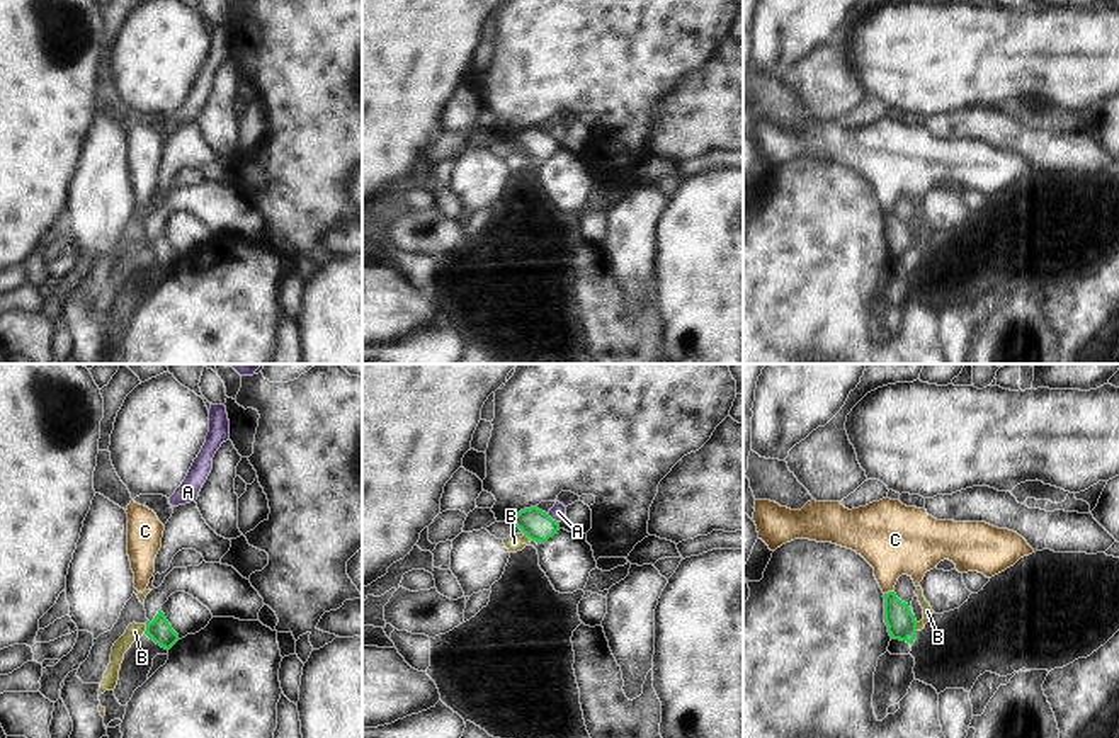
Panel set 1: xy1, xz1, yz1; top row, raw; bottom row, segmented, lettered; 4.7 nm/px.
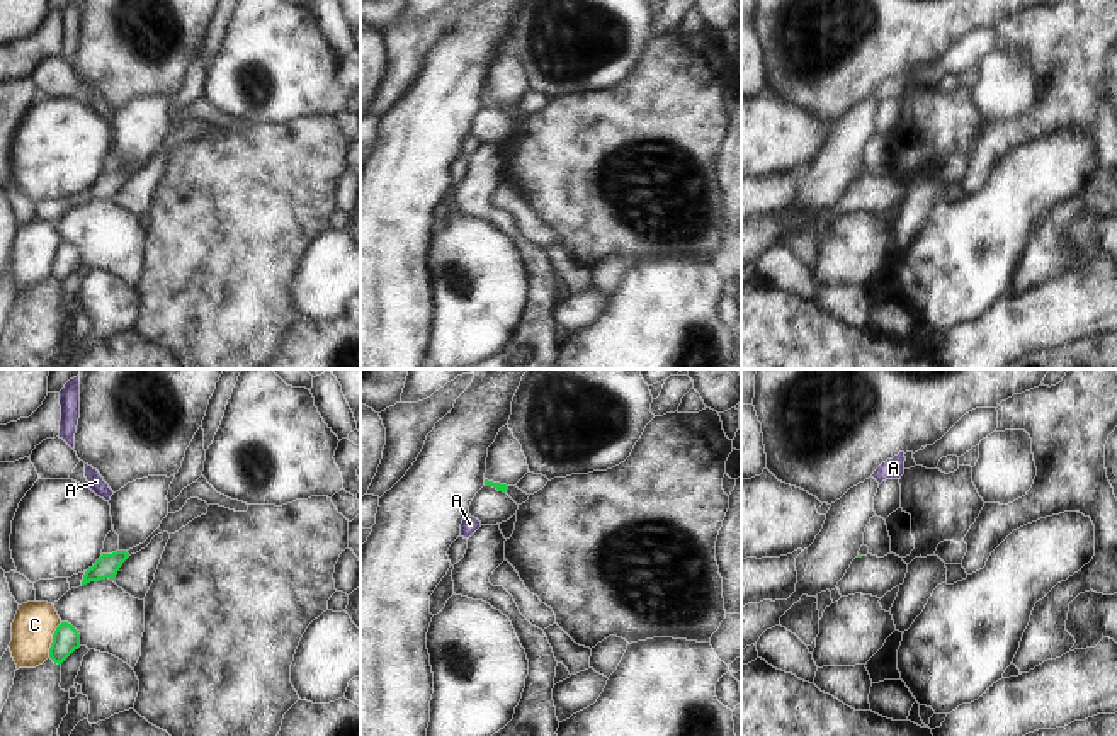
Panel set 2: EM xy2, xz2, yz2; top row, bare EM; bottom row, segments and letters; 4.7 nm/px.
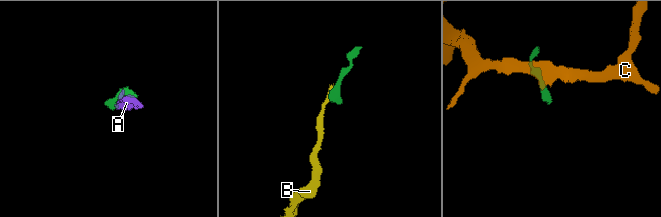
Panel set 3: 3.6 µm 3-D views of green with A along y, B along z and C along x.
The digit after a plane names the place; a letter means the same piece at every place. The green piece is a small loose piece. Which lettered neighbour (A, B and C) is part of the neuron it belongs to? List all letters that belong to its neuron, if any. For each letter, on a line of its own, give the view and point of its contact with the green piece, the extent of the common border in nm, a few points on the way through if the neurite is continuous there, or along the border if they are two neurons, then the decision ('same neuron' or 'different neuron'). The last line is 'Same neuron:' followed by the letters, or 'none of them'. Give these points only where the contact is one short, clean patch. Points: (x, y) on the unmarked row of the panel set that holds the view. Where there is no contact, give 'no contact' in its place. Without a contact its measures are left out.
A: xz1 (551, 138) | 70 nm | along xz1 (548, 133), (558, 141) | different neuron
B: xy1 (147, 249) | 50 nm | along xy1 (147, 244), (143, 252) | different neuron
C: xy2 (53, 259) | 180 nm | along xy2 (62, 242), (53, 254), (48, 276) | different neuron
Same neuron: none of them

